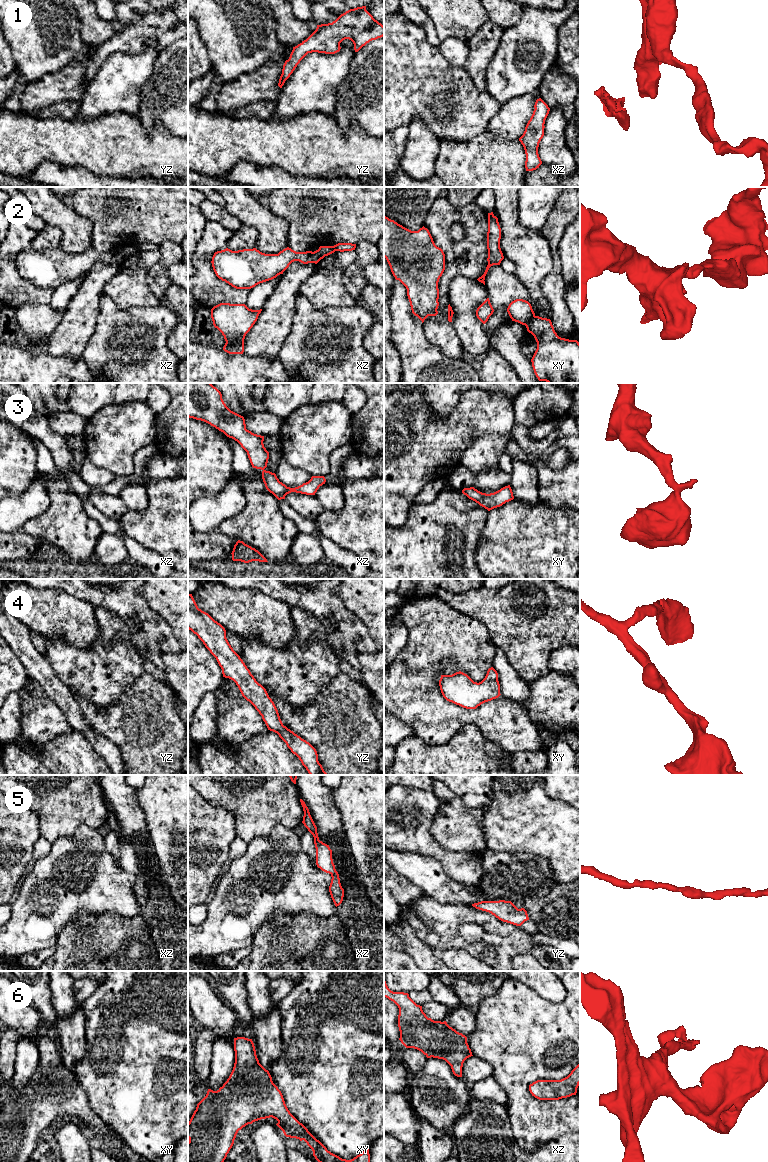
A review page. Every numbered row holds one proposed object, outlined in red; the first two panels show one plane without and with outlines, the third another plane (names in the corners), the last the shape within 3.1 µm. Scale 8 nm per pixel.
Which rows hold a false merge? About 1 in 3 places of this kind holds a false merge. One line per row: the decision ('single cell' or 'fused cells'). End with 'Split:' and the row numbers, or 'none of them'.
1: single cell
2: fused cells
3: single cell
4: single cell
5: single cell
6: single cell
Split: 2

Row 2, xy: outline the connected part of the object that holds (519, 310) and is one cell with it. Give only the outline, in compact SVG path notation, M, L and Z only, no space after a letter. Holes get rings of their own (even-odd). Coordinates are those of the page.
M516 299L512 301L507 308L507 312L512 321L525 326L527 326L531 319L535 316L531 304L523 299Z

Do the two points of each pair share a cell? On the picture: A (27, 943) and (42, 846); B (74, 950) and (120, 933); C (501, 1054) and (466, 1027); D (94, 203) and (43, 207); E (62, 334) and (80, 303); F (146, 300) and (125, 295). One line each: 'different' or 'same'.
A: different
B: same
C: different
D: different
E: same
F: same

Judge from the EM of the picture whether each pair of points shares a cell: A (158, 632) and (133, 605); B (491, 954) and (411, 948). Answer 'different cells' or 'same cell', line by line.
A: same cell
B: same cell

